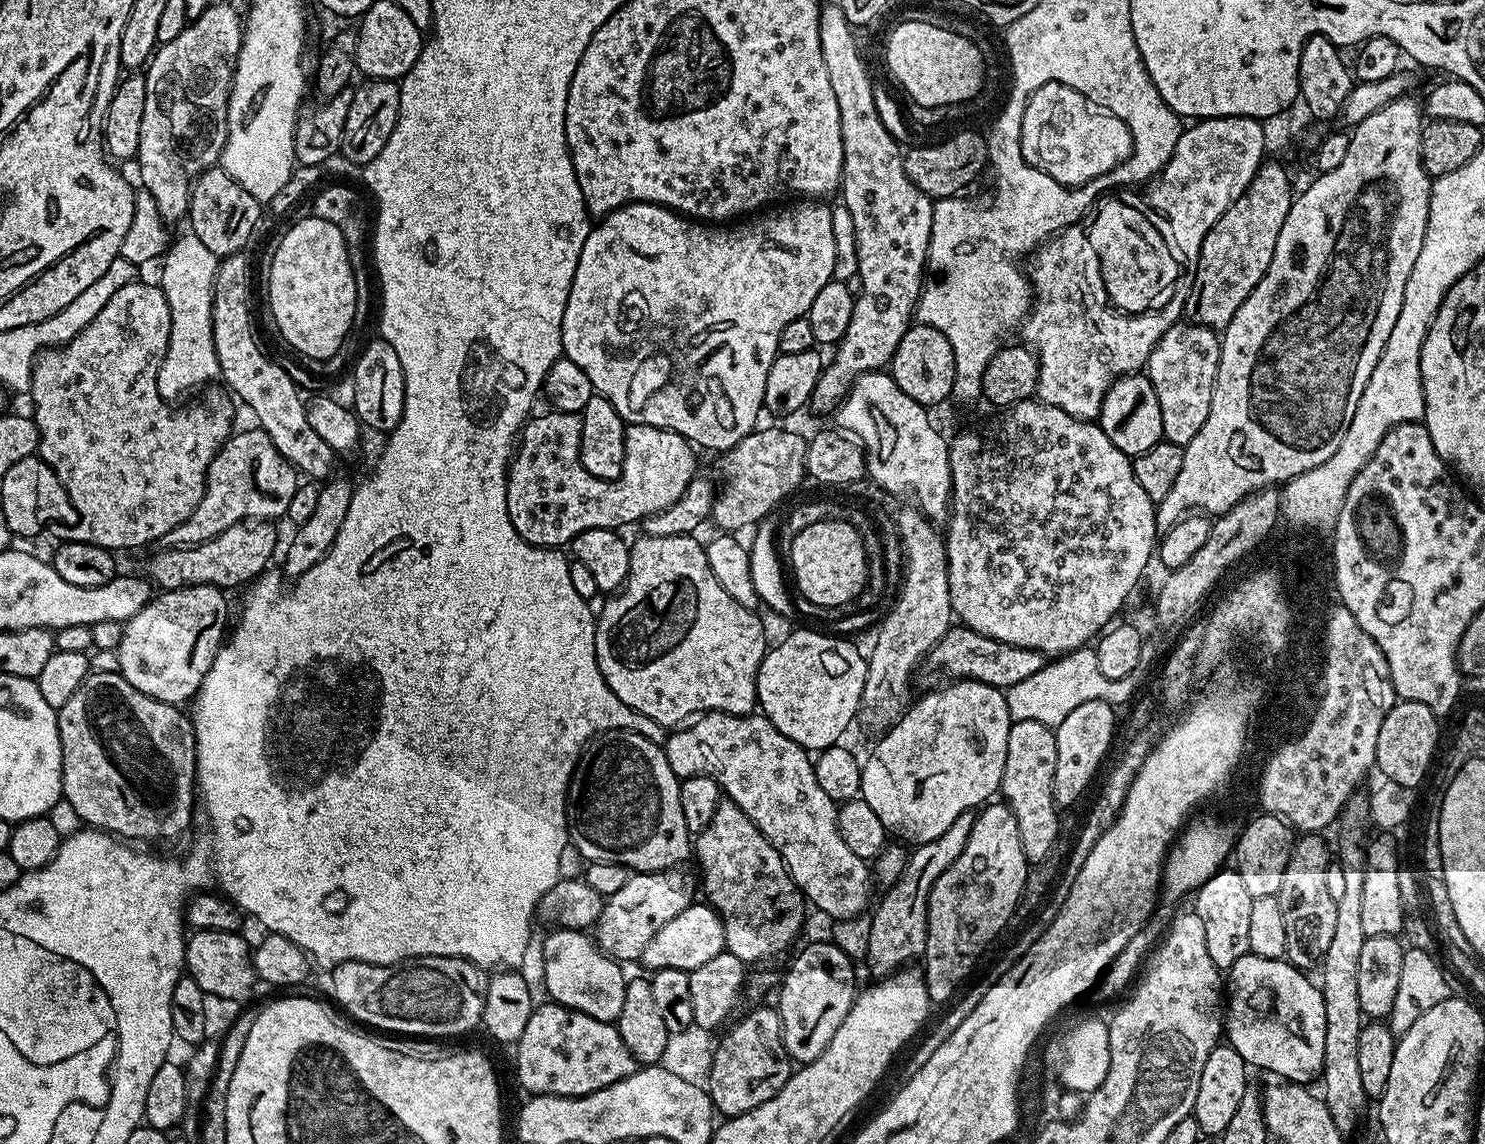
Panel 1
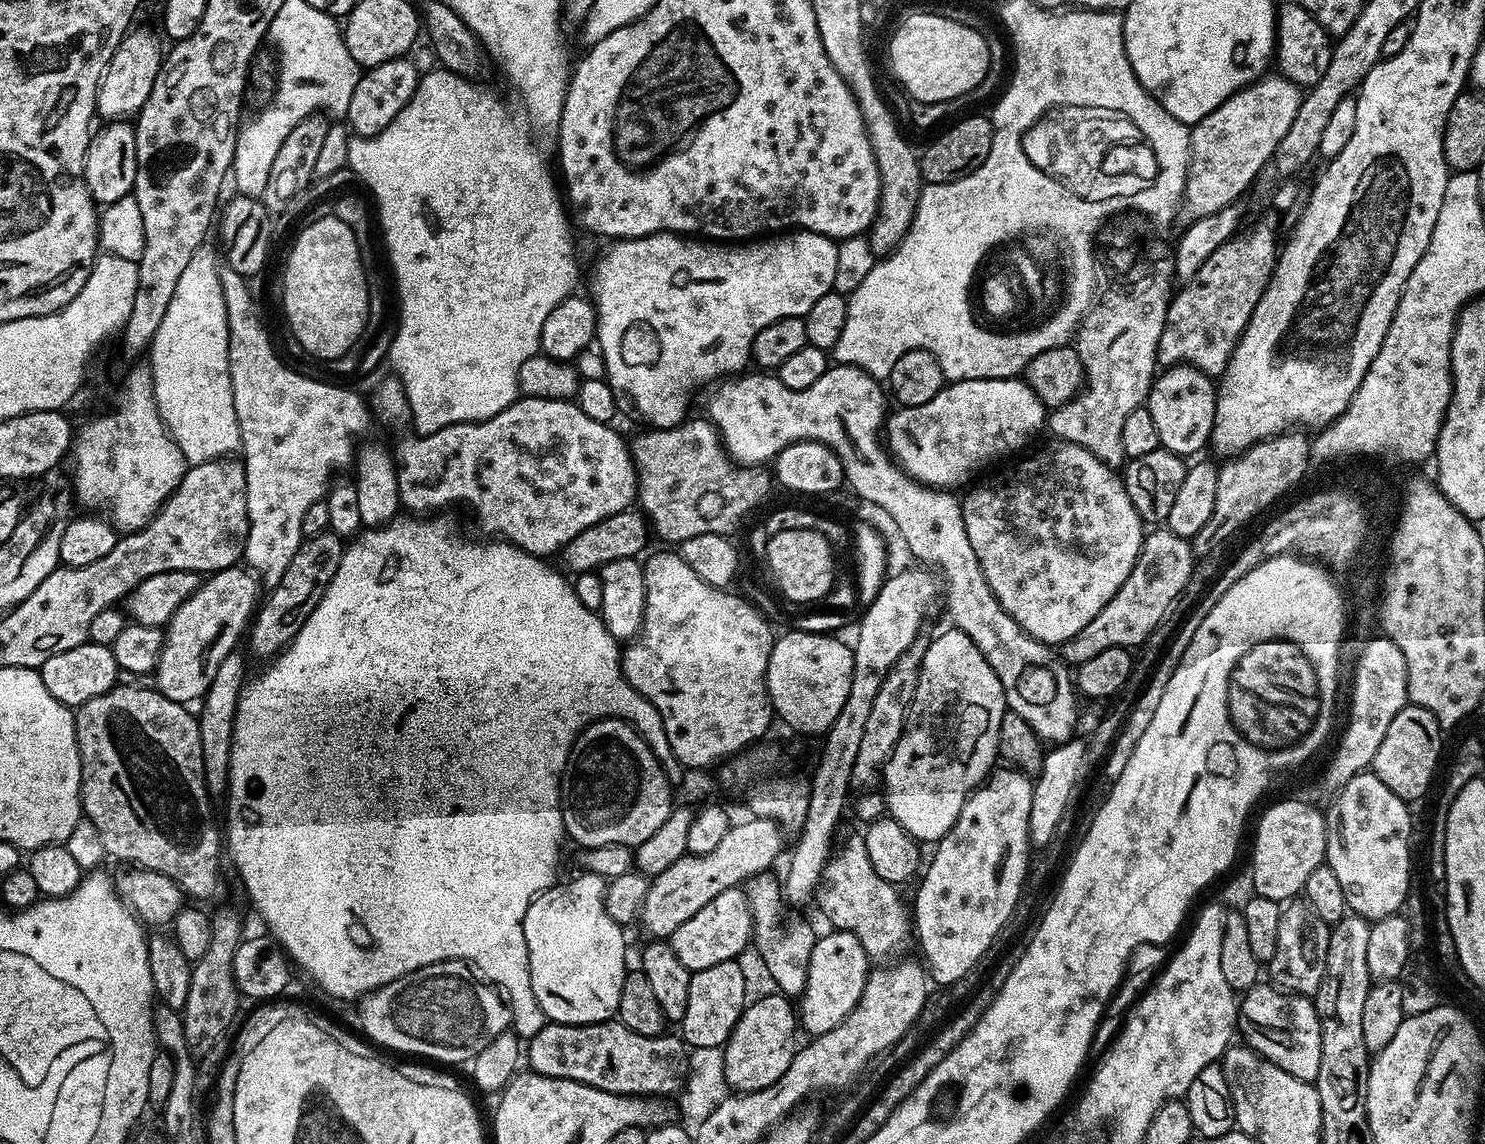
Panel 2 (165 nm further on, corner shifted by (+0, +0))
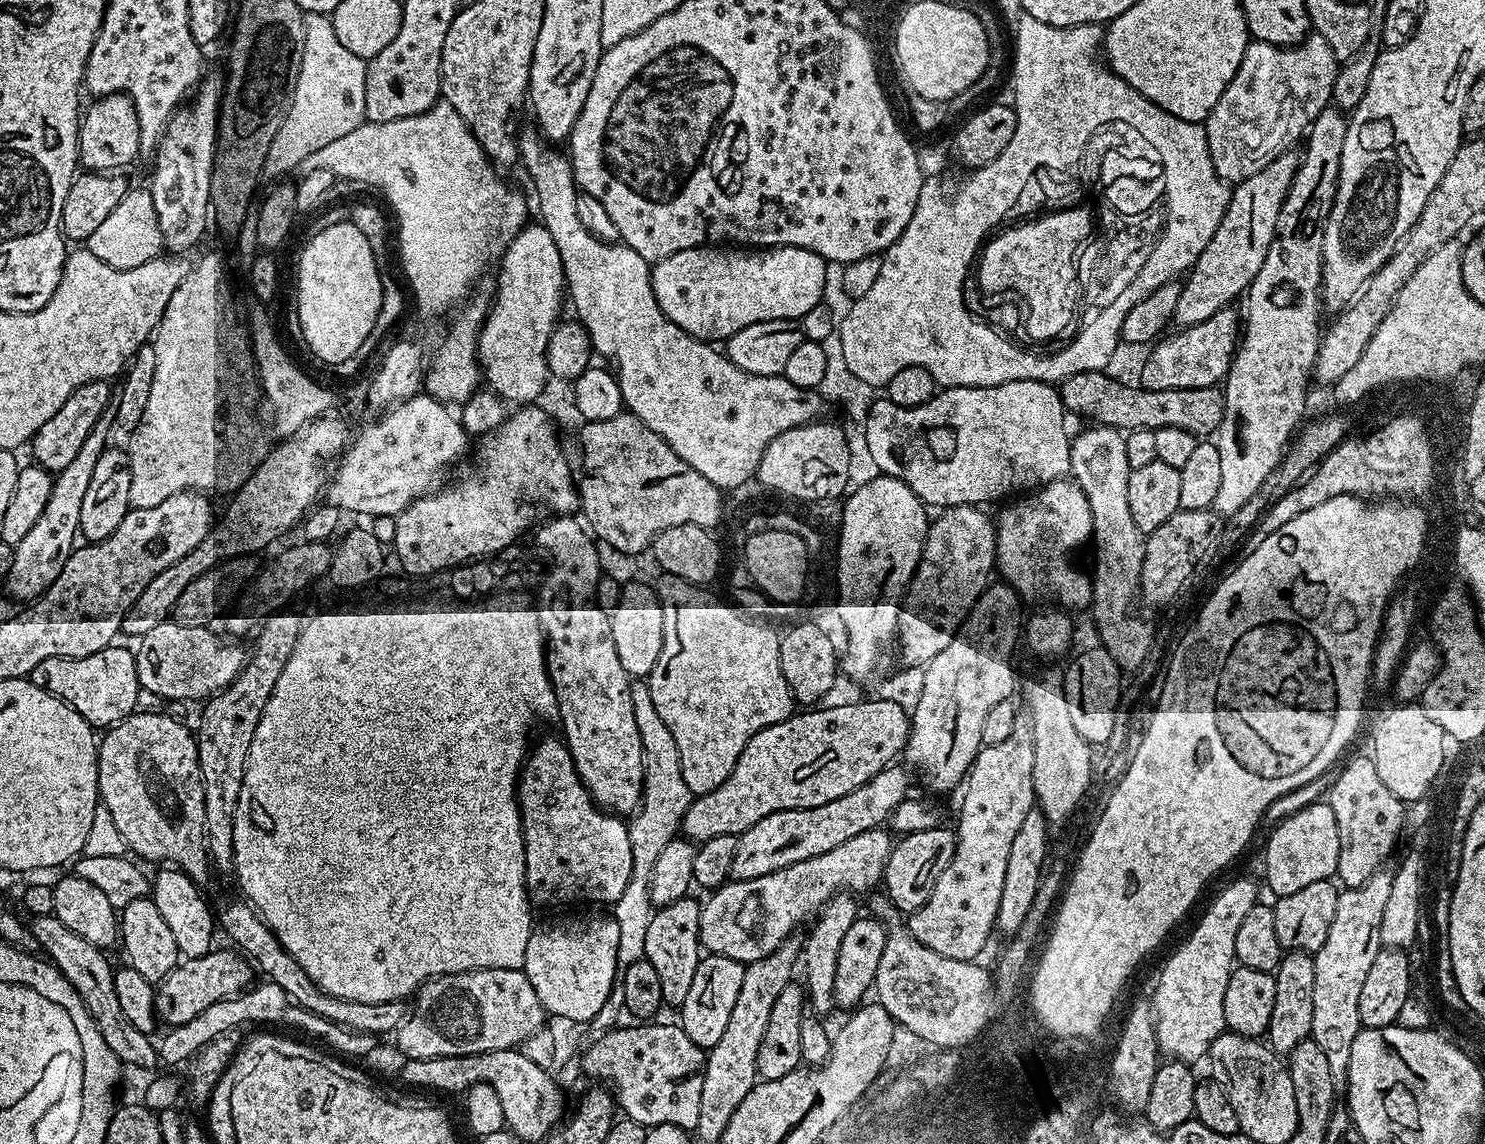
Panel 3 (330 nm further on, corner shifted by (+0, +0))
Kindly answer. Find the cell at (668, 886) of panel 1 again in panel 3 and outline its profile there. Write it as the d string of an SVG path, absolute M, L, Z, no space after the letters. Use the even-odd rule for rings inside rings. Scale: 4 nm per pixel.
M896 767L883 768L873 780L858 786L858 790L850 790L850 794L834 802L826 802L822 806L813 808L782 810L762 818L762 822L754 822L750 830L736 837L738 850L734 854L731 879L749 880L774 874L778 870L814 858L818 854L826 854L842 846L842 842L863 832L869 832L871 828L887 825L892 811L905 800L910 792L908 790L909 769Z

